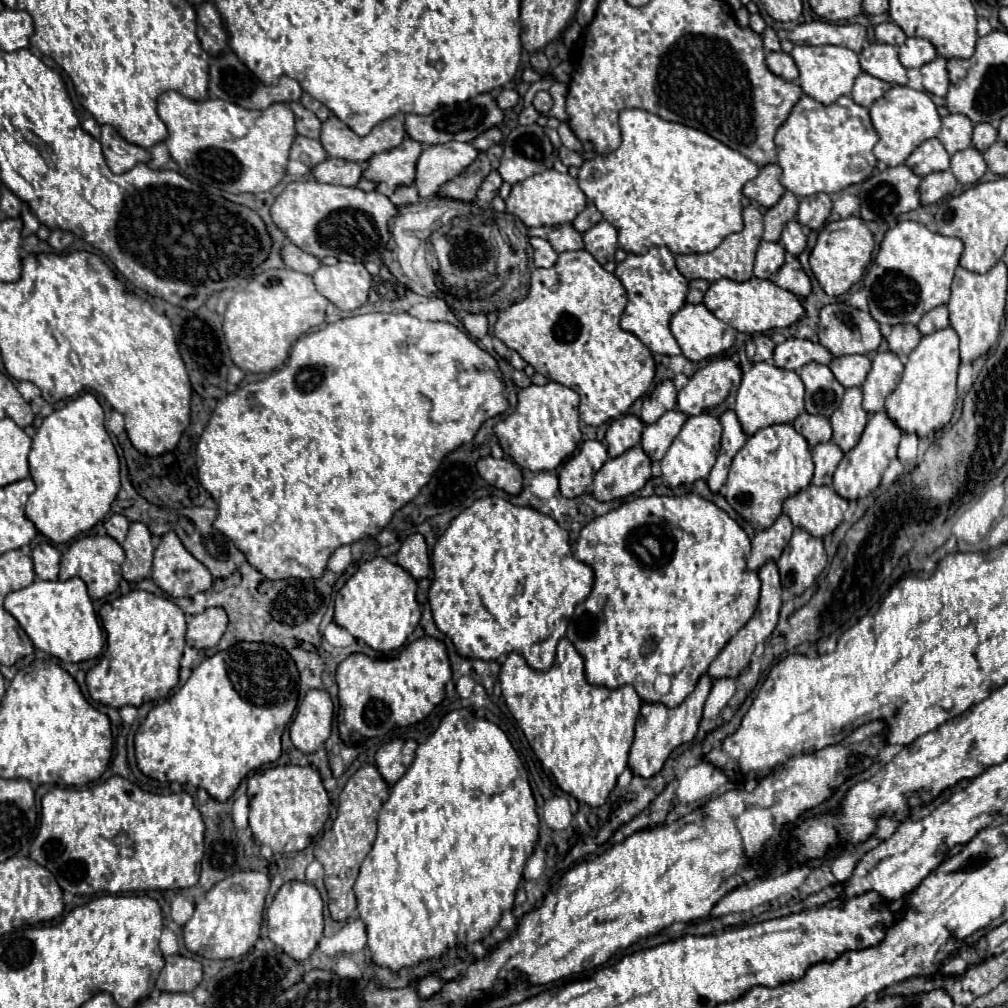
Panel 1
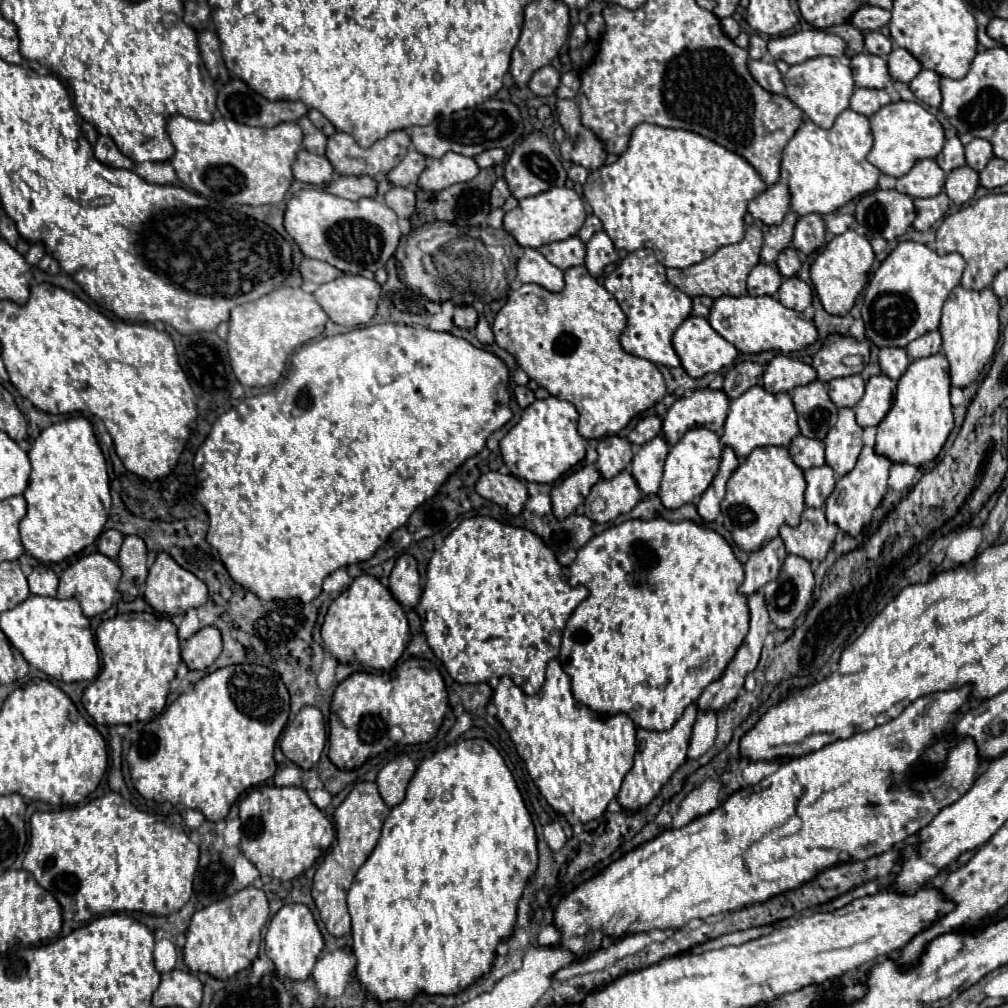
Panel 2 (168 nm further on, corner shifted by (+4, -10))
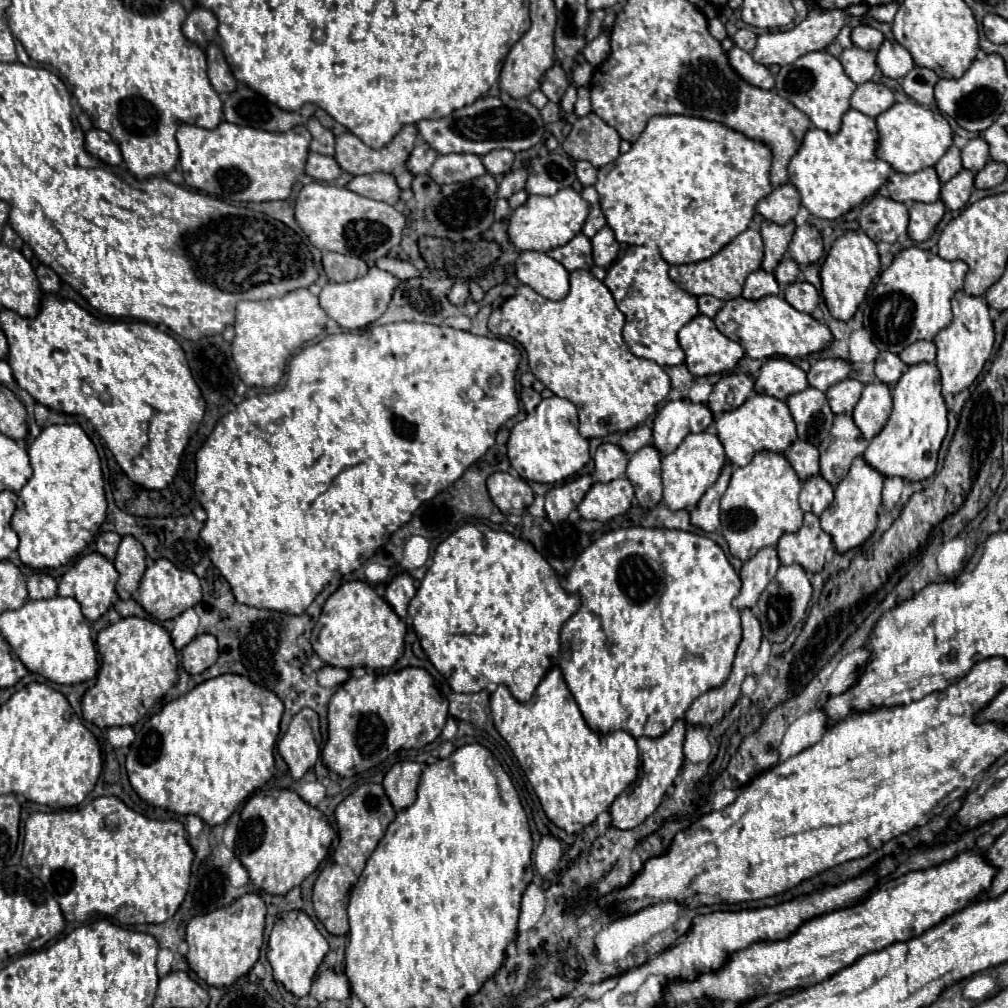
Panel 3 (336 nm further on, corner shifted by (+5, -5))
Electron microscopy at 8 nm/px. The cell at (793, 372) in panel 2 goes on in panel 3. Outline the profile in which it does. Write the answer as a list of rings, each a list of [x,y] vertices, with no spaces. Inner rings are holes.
[[[774,356],[768,358],[760,368],[760,376],[756,378],[756,392],[764,392],[768,396],[786,400],[790,394],[802,392],[808,388],[808,378],[802,368],[792,364],[786,358]]]

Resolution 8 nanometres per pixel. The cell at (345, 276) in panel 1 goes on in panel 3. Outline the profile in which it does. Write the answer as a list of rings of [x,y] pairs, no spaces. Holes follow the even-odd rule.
[[[374,266],[374,268],[368,270],[366,276],[356,278],[352,282],[328,282],[322,288],[322,292],[320,292],[320,306],[342,328],[346,328],[346,330],[360,330],[360,328],[366,328],[370,322],[378,320],[384,314],[384,310],[386,310],[386,306],[388,306],[388,302],[392,298],[392,292],[394,292],[394,288],[398,284],[400,284],[398,278],[394,278],[388,272],[378,270]]]

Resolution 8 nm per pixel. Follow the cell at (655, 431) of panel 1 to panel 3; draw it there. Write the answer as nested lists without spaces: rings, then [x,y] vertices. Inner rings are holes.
[[[652,444],[640,448],[630,456],[626,476],[634,486],[640,506],[654,508],[662,500],[660,482],[660,450]]]

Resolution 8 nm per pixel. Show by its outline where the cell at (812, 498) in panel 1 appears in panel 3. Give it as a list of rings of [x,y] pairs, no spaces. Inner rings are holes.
[[[806,512],[804,524],[798,532],[782,534],[778,540],[778,558],[782,564],[800,564],[806,572],[820,572],[824,566],[824,556],[832,546],[828,532],[820,528],[816,514]]]

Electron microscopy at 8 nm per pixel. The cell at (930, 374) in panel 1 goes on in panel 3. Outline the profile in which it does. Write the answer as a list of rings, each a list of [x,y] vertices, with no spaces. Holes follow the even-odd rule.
[[[920,362],[910,366],[892,388],[894,408],[886,426],[870,440],[864,460],[884,476],[900,476],[906,480],[924,480],[936,470],[938,450],[948,430],[948,410],[940,386],[940,370],[936,364]]]

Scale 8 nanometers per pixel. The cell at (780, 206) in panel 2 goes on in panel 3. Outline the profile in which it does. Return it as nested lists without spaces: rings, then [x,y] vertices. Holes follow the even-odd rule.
[[[786,182],[776,186],[766,198],[762,198],[756,206],[756,212],[770,222],[786,224],[794,220],[798,208],[800,208],[800,194],[790,182]]]

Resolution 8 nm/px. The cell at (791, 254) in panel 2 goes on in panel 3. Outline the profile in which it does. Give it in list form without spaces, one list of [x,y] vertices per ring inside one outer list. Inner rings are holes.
[[[790,254],[784,256],[784,260],[778,264],[778,268],[774,270],[774,276],[780,284],[792,284],[800,274],[800,266],[792,260]]]

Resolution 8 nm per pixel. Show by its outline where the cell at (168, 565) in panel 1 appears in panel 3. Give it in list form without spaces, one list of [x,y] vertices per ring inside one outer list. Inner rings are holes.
[[[158,558],[154,562],[154,566],[146,568],[144,578],[140,582],[138,588],[138,598],[136,598],[142,608],[152,614],[156,620],[168,620],[174,618],[178,614],[182,614],[184,610],[192,608],[194,604],[198,604],[202,600],[202,586],[200,580],[194,572],[186,572],[186,570],[178,570],[172,562],[168,562],[166,558]]]

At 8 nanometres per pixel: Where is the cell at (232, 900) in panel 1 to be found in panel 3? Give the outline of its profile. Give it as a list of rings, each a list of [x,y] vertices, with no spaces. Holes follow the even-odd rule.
[[[250,892],[234,900],[230,906],[212,910],[192,918],[186,926],[188,966],[210,986],[228,986],[242,974],[246,974],[258,960],[262,948],[266,904],[260,894]]]

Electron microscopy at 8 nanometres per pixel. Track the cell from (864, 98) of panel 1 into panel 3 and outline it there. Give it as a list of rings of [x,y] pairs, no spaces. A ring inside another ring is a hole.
[[[864,82],[856,86],[856,92],[850,98],[850,106],[860,110],[866,116],[876,118],[880,112],[888,110],[894,104],[894,92],[878,82]]]

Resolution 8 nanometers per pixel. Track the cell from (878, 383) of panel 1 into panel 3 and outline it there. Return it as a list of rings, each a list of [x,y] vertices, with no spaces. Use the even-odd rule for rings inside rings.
[[[870,382],[864,386],[862,398],[854,408],[854,422],[866,440],[872,440],[886,424],[892,412],[892,394],[884,382]]]

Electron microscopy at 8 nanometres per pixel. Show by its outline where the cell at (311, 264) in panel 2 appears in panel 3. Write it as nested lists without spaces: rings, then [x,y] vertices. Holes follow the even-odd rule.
[[[336,252],[322,254],[322,268],[330,282],[348,282],[368,272],[368,266],[364,260],[356,256],[342,256]]]

